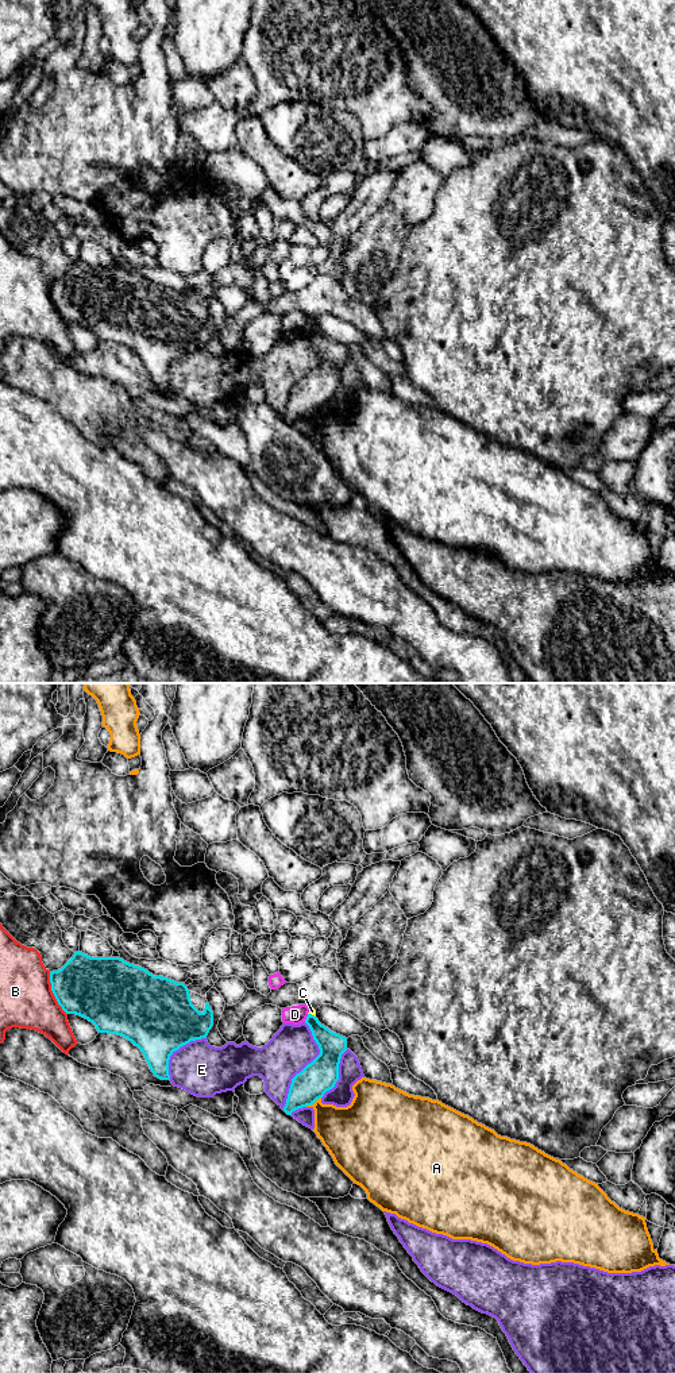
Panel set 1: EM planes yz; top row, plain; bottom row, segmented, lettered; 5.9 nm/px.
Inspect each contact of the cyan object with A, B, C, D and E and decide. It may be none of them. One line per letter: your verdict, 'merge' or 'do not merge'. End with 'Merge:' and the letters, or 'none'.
A: do not merge
B: do not merge
C: do not merge
D: do not merge
E: do not merge
Merge: none

